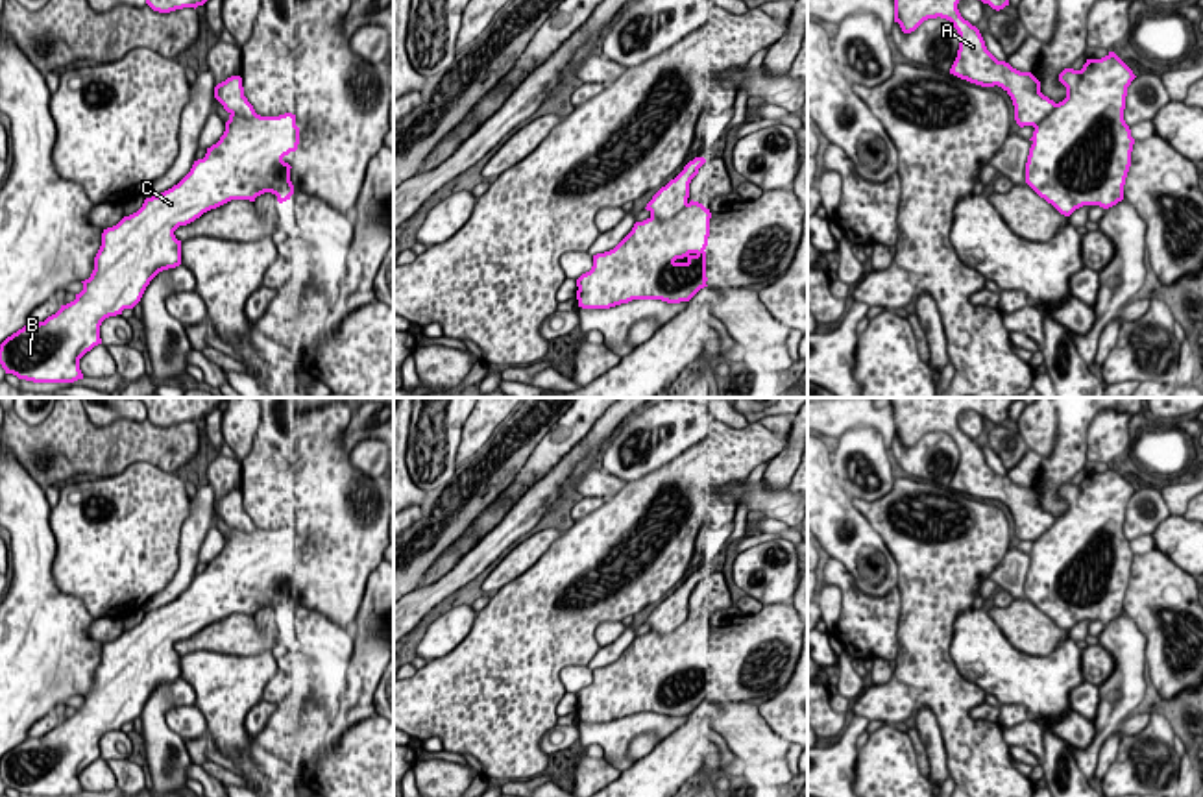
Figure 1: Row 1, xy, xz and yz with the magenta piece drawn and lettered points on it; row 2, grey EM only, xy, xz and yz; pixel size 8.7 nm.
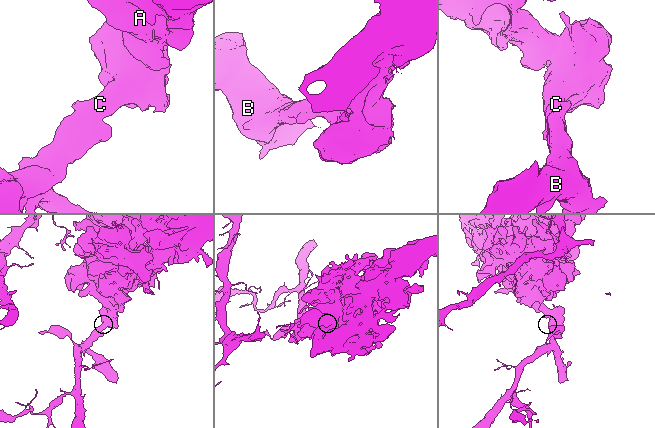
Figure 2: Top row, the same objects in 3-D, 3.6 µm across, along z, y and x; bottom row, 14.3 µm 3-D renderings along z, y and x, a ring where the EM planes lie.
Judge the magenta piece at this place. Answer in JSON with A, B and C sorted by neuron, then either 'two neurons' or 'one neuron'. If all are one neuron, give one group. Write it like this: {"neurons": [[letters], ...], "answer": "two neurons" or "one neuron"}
{"neurons": [["A"], ["B", "C"]], "answer": "two neurons"}

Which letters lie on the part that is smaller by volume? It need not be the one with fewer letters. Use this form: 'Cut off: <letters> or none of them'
Cut off: B, C

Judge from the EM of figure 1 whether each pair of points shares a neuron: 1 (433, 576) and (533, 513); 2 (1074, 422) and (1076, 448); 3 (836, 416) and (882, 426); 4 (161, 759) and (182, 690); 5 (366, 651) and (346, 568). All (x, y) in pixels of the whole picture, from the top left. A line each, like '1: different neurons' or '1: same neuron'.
1: different neurons
2: same neuron
3: same neuron
4: same neuron
5: different neurons

